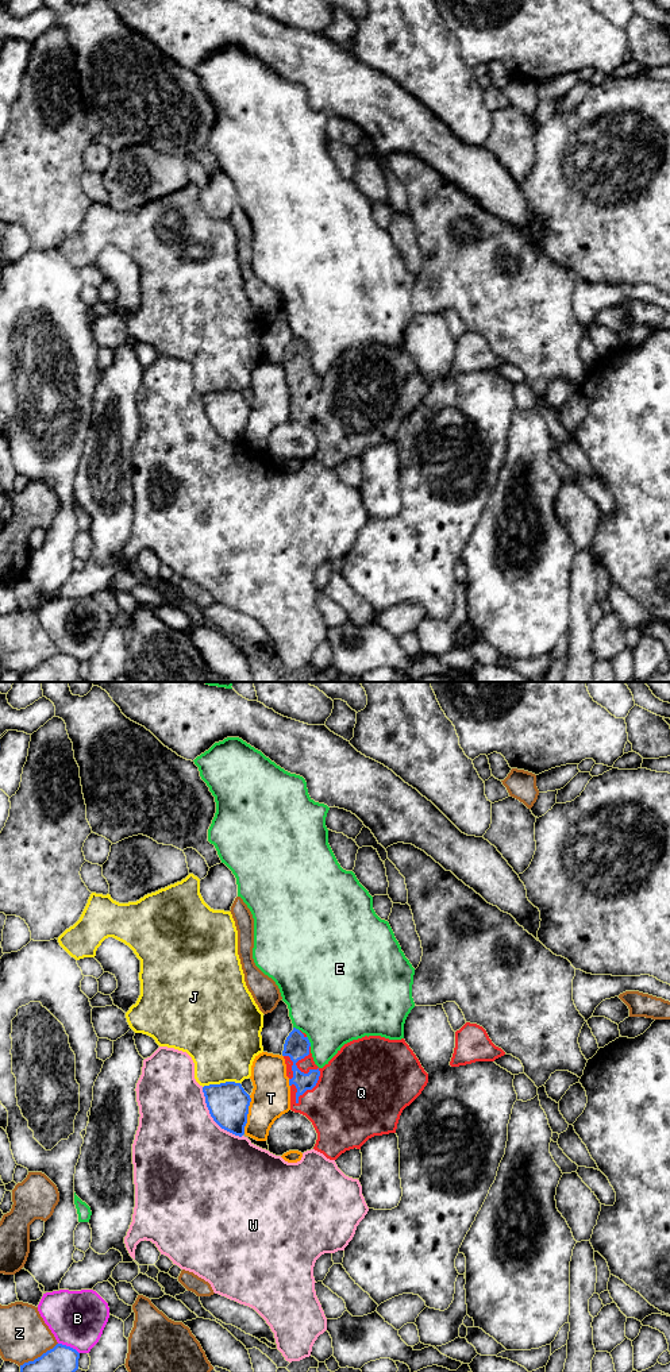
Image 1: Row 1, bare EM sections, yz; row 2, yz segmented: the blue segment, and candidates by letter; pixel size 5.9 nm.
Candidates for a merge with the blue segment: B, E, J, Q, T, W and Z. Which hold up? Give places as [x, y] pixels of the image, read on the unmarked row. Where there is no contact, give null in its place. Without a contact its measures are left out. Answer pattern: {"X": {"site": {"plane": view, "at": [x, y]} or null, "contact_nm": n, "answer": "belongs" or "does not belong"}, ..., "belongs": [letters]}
{"B": {"site": {"plane": "yz", "at": [69, 655]}, "contact_nm": 140, "answer": "does not belong"}, "E": {"site": {"plane": "yz", "at": [308, 350]}, "contact_nm": 70, "answer": "does not belong"}, "J": {"site": {"plane": "yz", "at": [220, 392]}, "contact_nm": 220, "answer": "does not belong"}, "Q": {"site": {"plane": "yz", "at": [315, 378]}, "contact_nm": 360, "answer": "belongs"}, "T": {"site": {"plane": "yz", "at": [247, 421]}, "contact_nm": 240, "answer": "does not belong"}, "W": {"site": {"plane": "yz", "at": [211, 424]}, "contact_nm": 380, "answer": "does not belong"}, "Z": {"site": {"plane": "yz", "at": [38, 666]}, "contact_nm": 280, "answer": "does not belong"}, "belongs": ["Q"]}

